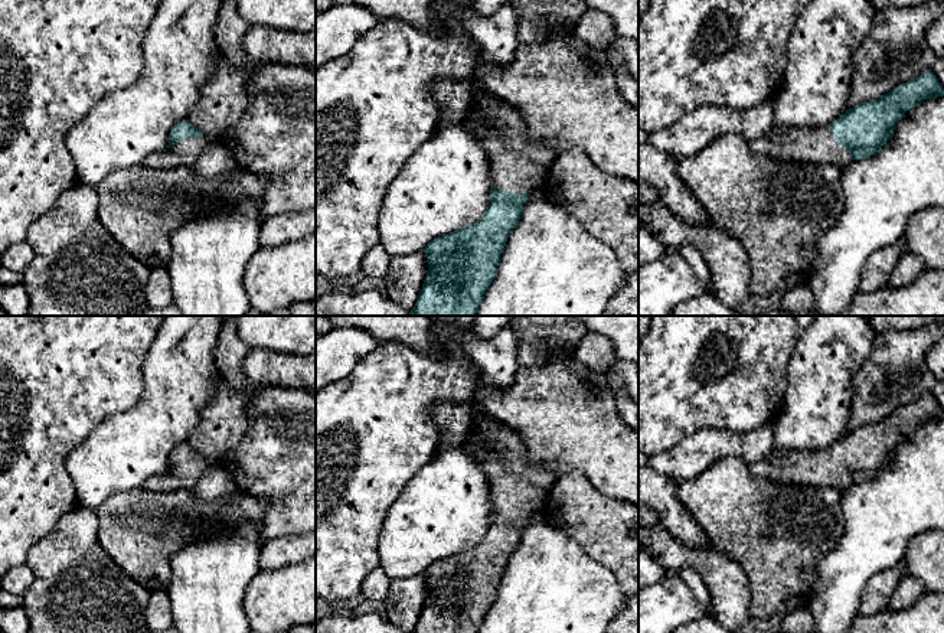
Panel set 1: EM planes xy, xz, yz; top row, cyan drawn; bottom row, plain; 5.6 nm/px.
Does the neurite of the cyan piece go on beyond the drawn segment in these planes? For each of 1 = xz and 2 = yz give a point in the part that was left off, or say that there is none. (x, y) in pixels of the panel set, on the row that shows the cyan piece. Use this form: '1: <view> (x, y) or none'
1: xz (518, 165)
2: yz (816, 144)

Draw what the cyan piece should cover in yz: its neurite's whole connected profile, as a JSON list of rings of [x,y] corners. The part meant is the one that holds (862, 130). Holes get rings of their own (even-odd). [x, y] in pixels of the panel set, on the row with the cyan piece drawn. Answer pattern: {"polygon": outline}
{"polygon": [[[931,69],[902,82],[878,99],[855,105],[829,125],[813,128],[772,125],[749,143],[754,154],[784,161],[834,164],[873,156],[892,138],[901,117],[917,102],[943,97]]]}

